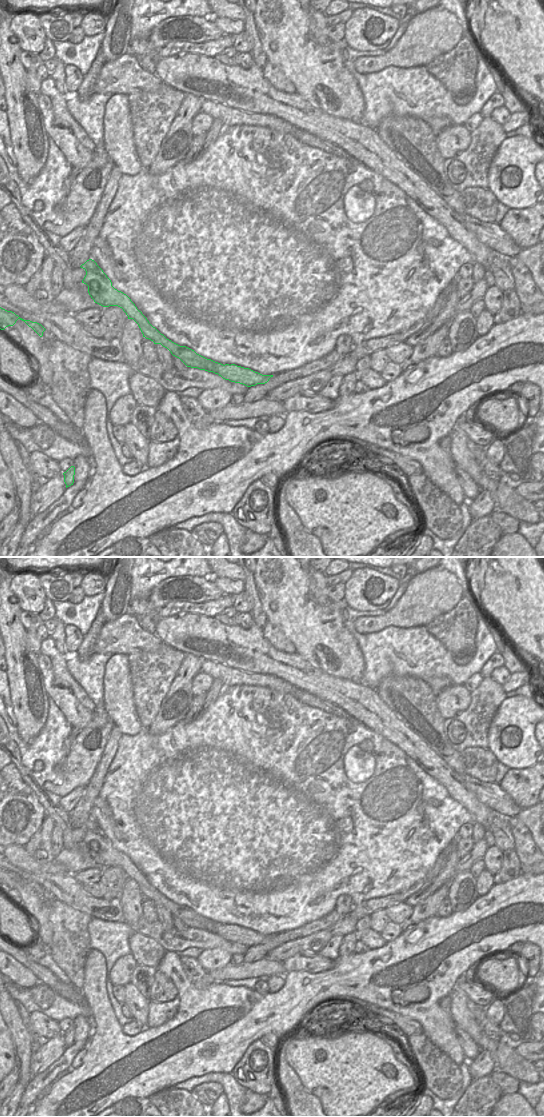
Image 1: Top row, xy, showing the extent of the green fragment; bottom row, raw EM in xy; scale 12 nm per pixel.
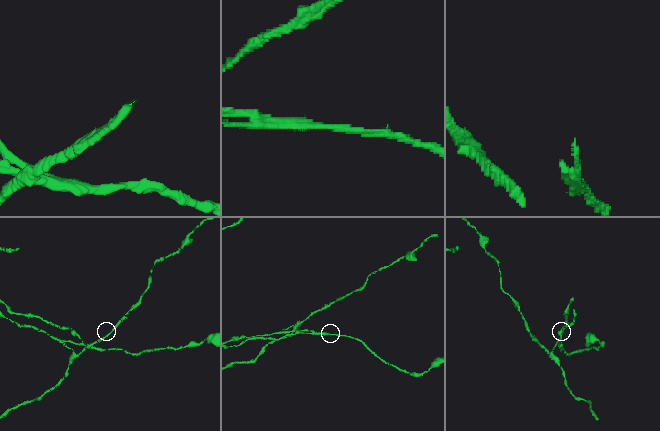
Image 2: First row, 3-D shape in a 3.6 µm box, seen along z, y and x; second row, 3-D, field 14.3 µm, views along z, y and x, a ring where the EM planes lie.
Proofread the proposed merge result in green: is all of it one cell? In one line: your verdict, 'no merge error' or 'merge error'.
merge error

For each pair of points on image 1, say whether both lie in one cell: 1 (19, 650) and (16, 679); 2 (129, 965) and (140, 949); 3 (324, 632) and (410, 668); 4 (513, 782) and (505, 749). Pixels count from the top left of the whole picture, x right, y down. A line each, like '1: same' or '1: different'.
1: same
2: different
3: different
4: different

